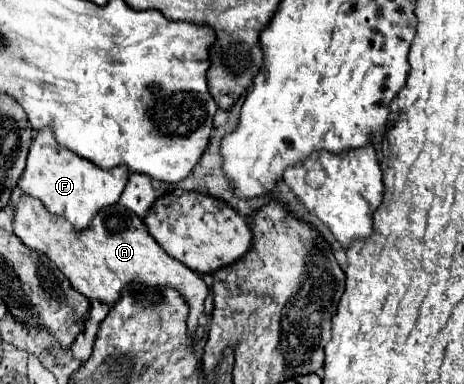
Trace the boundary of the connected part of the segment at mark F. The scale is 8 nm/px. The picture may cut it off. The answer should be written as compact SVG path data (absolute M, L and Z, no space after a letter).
M47 128L39 130L31 144L27 166L19 180L19 188L29 196L39 198L51 214L65 216L77 230L83 230L89 226L91 218L101 208L119 202L127 178L129 178L127 166L115 166L111 170L103 170L87 162L85 158L79 158L75 152L59 146L55 142L55 134L51 134L51 128Z

